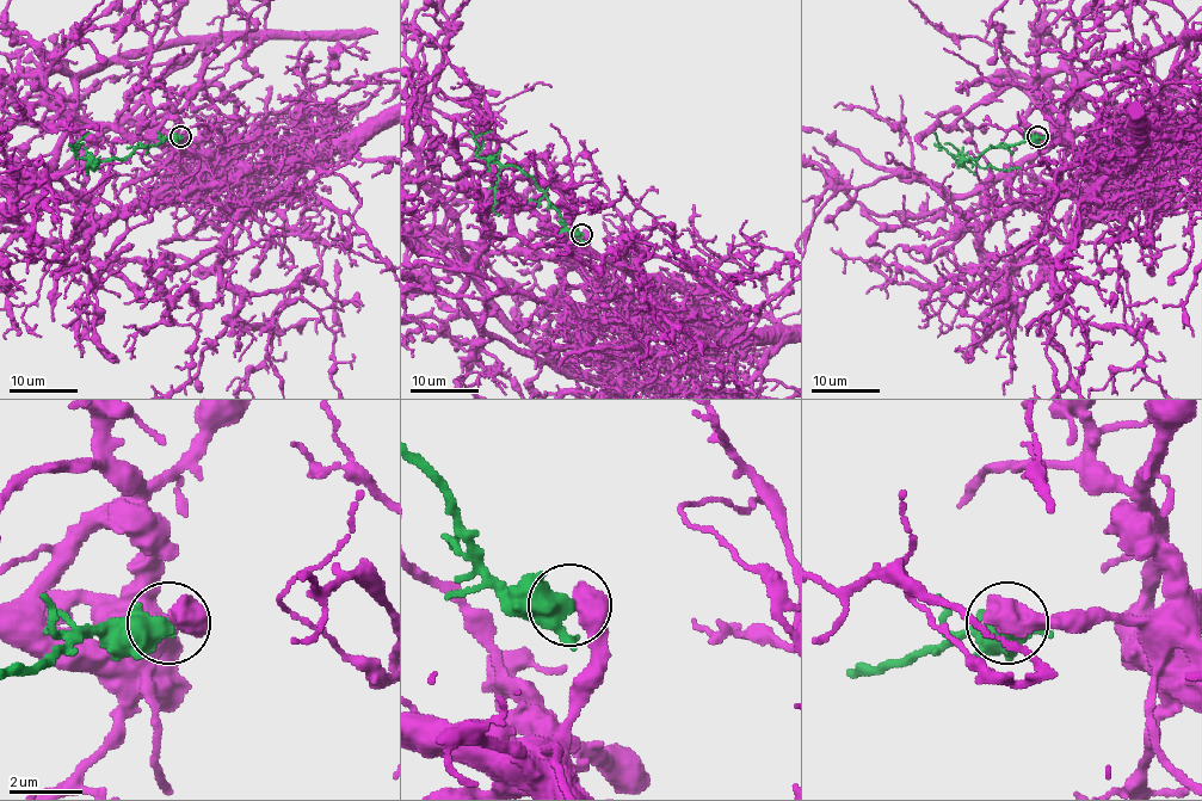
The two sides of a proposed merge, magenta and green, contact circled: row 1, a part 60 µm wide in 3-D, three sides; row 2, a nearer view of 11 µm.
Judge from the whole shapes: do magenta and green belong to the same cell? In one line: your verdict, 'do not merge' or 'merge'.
do not merge

